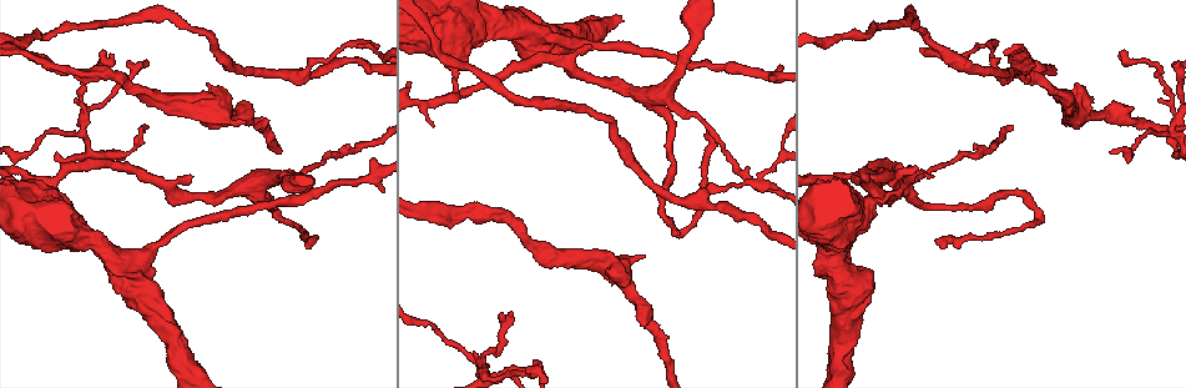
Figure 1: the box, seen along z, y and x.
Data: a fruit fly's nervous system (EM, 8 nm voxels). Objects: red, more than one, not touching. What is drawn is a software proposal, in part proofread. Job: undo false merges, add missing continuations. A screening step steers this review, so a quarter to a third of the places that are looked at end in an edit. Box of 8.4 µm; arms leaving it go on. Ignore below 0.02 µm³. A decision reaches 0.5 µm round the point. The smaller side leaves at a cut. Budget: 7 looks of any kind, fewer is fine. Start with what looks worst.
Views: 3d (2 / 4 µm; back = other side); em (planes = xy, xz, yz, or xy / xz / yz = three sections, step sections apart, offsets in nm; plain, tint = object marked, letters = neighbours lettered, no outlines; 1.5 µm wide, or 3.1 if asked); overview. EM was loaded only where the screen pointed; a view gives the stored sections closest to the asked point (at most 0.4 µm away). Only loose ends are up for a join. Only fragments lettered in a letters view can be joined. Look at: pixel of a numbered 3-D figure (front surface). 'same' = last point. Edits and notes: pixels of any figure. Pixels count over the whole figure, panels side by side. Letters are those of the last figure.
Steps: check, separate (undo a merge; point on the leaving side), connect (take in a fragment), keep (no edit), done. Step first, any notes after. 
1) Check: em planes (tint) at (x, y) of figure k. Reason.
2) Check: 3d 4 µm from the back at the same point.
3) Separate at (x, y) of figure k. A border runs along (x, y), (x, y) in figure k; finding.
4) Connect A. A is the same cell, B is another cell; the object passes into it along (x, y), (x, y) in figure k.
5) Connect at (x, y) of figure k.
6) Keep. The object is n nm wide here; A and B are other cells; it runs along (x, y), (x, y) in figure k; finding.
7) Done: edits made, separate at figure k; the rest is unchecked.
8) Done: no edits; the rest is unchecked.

Check: em xz step 4 (tint) at (1169, 138) of figure 1. Sharp bend.

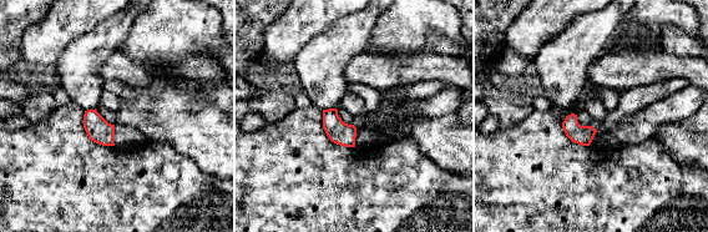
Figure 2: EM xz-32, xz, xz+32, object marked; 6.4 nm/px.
Check: em planes (tint) at the same point. Cut it another way.

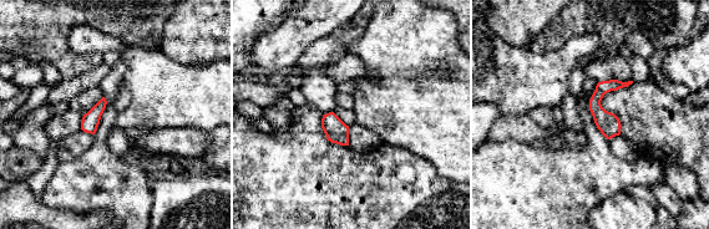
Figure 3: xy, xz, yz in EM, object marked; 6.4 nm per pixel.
Check: em planes (letters) at the same point. What lies round it.

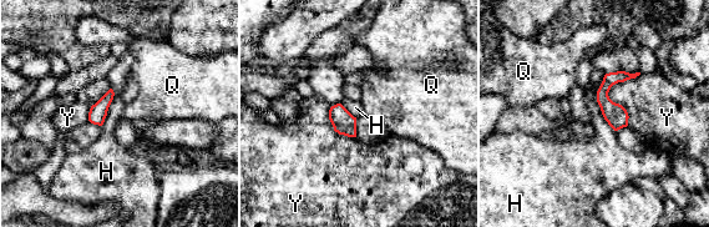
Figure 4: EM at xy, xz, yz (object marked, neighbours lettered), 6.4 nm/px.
Keep. The longest contact is with Y, 340 nm; H, Q and Y are other cells; continuous, no second neuron.

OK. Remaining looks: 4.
Check: 3d 4 µm at (305, 77) of figure 1. Branch point.

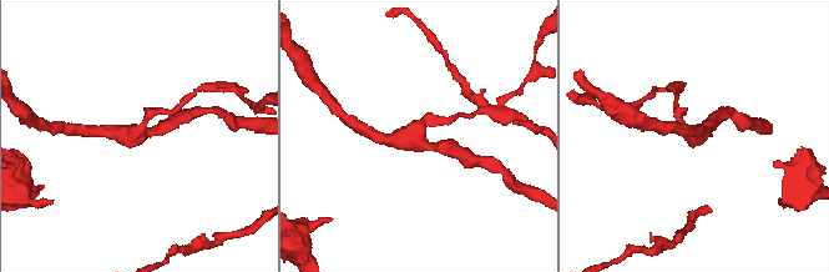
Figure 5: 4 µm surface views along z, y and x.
Check: em xz step 8 (letters) at (136, 134) of figure 5. 3 arms meet here; shape alone is not enough.

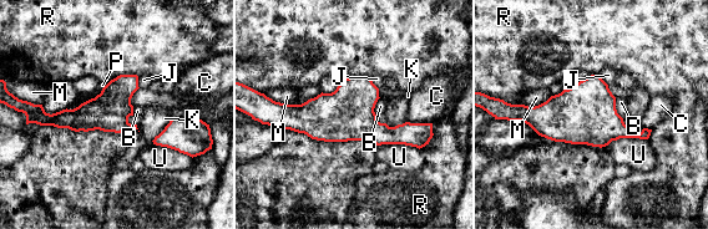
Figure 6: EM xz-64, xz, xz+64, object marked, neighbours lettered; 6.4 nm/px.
Keep. The object is 260 nm wide here; B, C, J, K, M, P, R and U are other cells; a border runs along (406, 121), (430, 123) in figure 6; one neuron here.

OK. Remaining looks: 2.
Done: no edits; the rest is unchecked.

